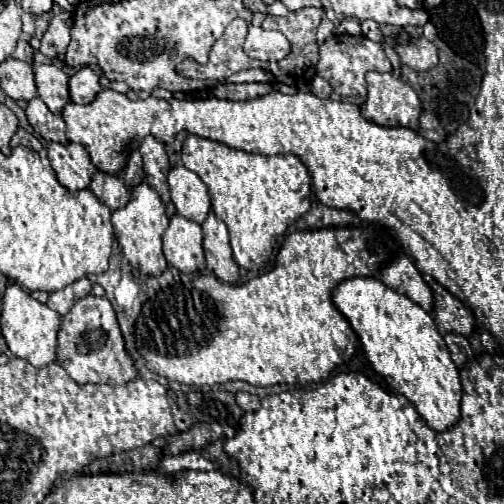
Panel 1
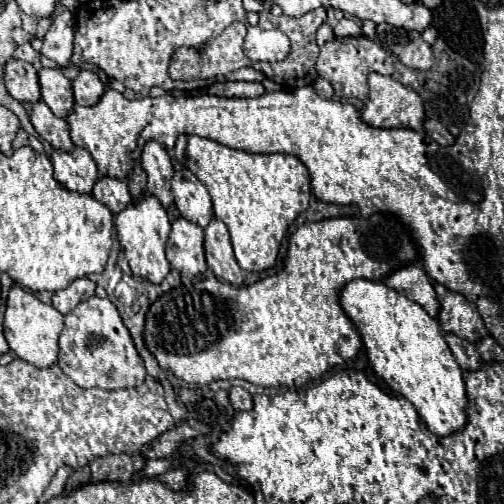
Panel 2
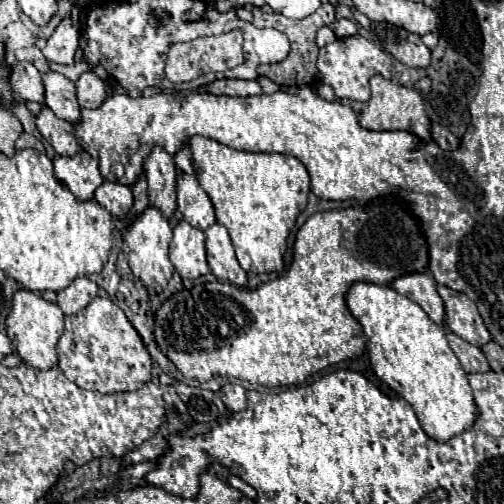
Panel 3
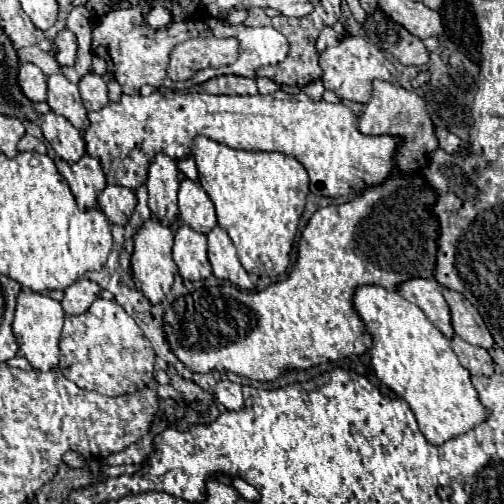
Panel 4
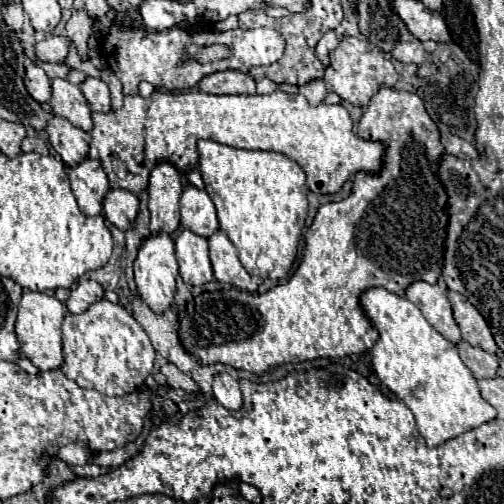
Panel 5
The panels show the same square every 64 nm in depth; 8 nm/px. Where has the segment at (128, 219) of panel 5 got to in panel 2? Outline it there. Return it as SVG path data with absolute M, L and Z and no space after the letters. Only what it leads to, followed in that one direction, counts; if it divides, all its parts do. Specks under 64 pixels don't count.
M108 176L98 178L98 182L94 184L94 190L92 190L92 196L98 202L102 202L104 206L108 206L112 210L112 214L124 210L132 202L126 182L118 180L118 178L108 178Z

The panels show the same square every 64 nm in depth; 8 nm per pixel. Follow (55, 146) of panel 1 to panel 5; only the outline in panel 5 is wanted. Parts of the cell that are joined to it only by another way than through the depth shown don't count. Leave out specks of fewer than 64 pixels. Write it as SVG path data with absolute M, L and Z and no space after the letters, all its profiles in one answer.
M84 158L74 168L68 166L66 174L70 178L72 192L78 200L80 210L86 216L102 214L102 200L104 200L104 194L110 190L110 184L100 162Z

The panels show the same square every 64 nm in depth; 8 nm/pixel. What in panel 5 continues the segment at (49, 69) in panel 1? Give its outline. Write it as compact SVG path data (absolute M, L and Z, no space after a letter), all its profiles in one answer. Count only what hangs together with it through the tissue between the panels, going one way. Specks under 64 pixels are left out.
M54 78L50 106L52 106L52 114L70 120L76 128L82 128L84 132L92 130L92 118L90 118L92 112L76 84L64 78Z

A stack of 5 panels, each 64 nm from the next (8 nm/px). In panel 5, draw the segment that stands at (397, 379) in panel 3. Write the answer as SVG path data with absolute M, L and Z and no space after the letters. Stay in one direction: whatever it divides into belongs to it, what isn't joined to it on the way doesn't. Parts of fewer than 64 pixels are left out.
M368 288L360 296L360 306L380 334L372 348L374 372L412 410L418 432L430 448L496 418L496 410L480 396L476 378L462 364L454 344L424 318L416 304L386 288Z

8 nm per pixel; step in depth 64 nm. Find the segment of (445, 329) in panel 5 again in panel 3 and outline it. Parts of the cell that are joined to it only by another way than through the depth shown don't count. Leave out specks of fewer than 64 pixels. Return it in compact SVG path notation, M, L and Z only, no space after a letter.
M412 272L396 278L390 282L390 288L394 288L398 294L410 298L412 302L420 304L422 310L430 316L432 322L440 324L444 322L444 302L440 300L436 292L436 280L430 278L426 272Z

